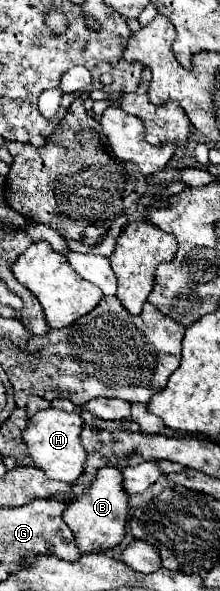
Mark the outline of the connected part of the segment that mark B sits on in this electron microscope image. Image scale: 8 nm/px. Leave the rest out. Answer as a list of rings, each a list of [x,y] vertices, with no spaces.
[[[102,467],[98,469],[94,481],[90,483],[90,487],[84,491],[84,495],[76,501],[72,501],[68,505],[68,509],[64,511],[64,521],[68,523],[68,527],[74,537],[76,543],[80,547],[82,553],[94,553],[100,549],[110,549],[116,547],[126,533],[126,519],[128,519],[128,493],[122,487],[124,479],[122,479],[122,469],[120,467]]]

